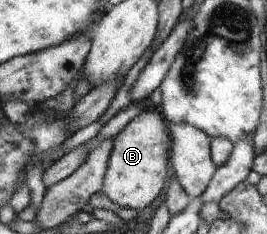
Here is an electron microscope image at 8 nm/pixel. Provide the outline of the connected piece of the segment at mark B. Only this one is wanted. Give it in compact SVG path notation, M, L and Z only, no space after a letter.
M145 109L113 138L101 190L120 208L143 210L147 205L155 205L154 199L162 193L166 177L169 178L170 151L171 135L166 119Z

